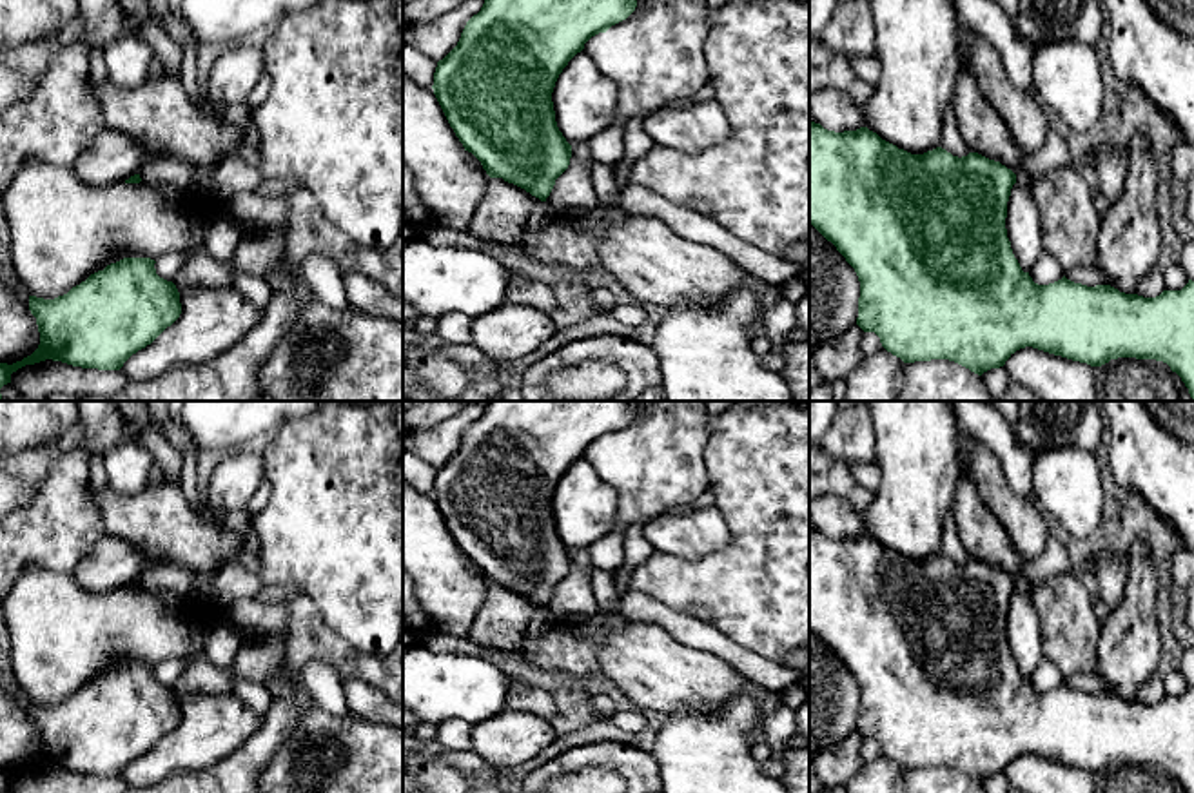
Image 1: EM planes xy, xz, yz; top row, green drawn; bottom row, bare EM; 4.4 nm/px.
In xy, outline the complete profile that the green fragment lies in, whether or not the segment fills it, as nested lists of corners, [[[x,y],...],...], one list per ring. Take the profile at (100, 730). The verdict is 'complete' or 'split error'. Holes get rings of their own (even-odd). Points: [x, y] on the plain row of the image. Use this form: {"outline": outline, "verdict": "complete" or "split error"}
{"outline": [[[123,664],[54,706],[29,702],[38,755],[13,771],[0,769],[0,793],[25,771],[45,766],[82,775],[120,777],[181,720],[180,699],[156,680],[151,664]]], "verdict": "complete"}

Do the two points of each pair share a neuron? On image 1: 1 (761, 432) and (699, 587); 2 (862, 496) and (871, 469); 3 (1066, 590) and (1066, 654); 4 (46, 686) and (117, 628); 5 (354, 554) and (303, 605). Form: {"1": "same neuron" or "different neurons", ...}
{"1": "same neuron", "2": "different neurons", "3": "same neuron", "4": "same neuron", "5": "different neurons"}

